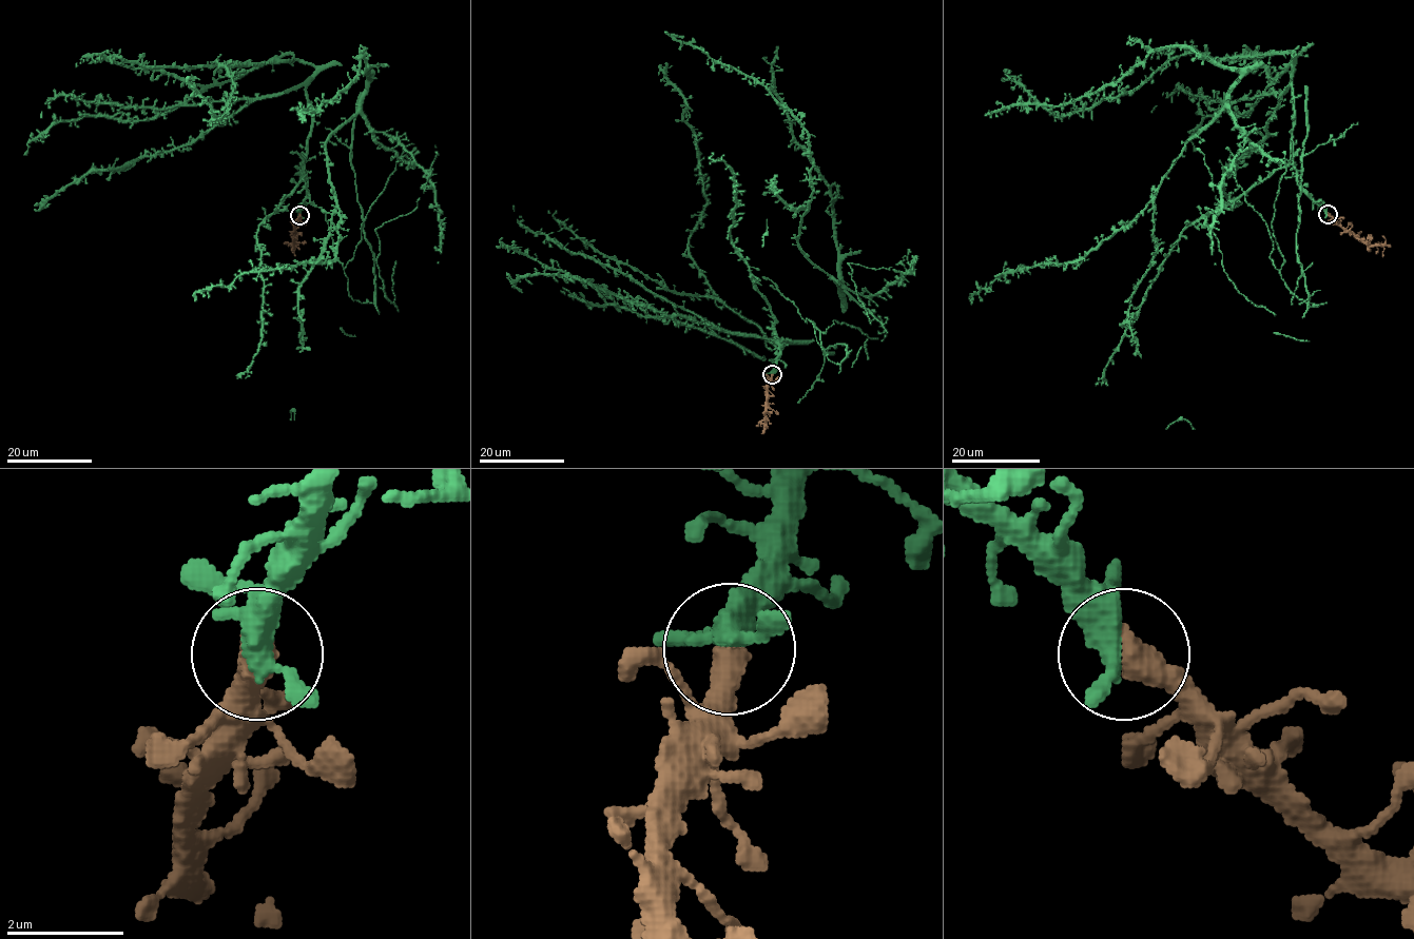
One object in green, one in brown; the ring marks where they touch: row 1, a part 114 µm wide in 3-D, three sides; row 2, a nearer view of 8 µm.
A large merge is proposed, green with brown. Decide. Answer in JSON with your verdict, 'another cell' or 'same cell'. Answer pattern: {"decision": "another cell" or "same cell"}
{"decision": "same cell"}

